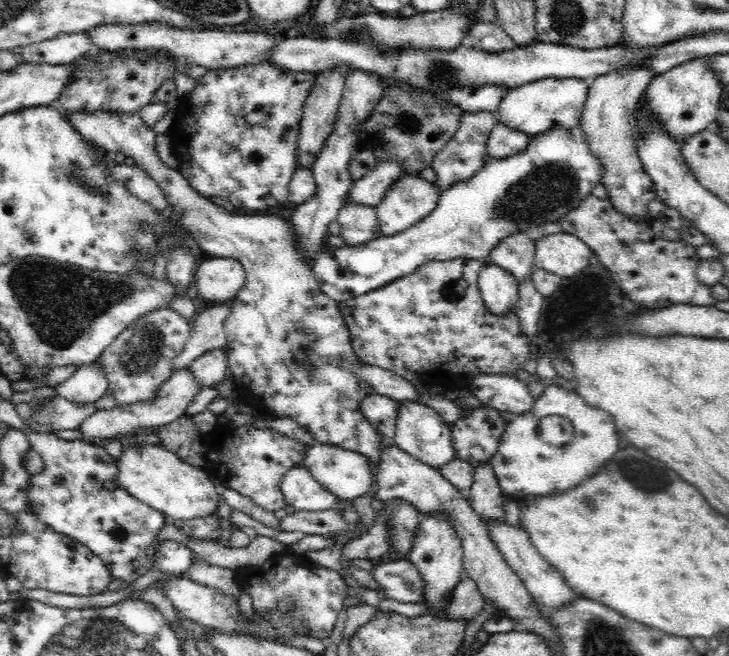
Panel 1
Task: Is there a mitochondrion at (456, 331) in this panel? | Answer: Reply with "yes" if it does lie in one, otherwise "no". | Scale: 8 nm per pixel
no

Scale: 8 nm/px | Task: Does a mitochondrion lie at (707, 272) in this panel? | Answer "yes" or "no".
no

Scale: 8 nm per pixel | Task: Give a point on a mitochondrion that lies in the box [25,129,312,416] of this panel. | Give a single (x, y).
(138, 354)

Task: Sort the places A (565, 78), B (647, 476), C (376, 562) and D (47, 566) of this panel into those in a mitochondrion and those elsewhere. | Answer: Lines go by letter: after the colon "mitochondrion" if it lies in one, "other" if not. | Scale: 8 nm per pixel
A: other
B: mitochondrion
C: other
D: other

